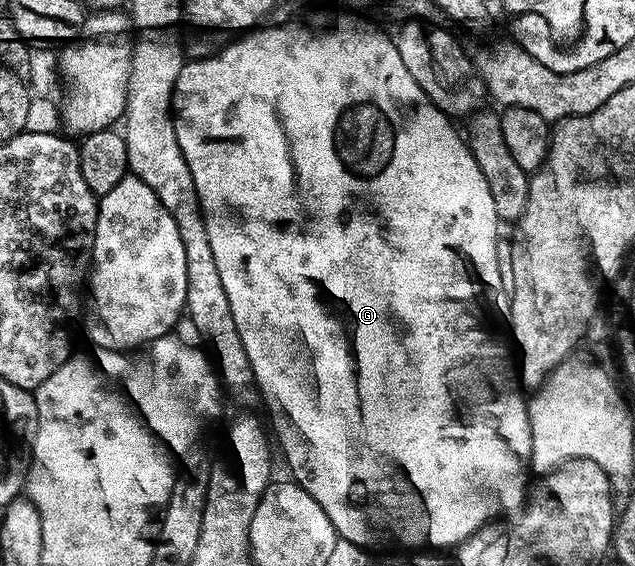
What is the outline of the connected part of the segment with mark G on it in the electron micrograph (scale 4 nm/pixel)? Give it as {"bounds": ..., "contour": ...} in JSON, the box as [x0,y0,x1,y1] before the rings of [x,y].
{"bounds":[174,16,532,550],"contour":[[[338,16],[323,28],[305,28],[302,24],[267,23],[231,39],[226,47],[219,48],[213,56],[194,58],[183,63],[180,78],[174,87],[176,138],[188,162],[188,170],[192,170],[192,182],[196,182],[196,194],[202,207],[204,226],[208,230],[208,243],[212,246],[212,255],[216,257],[216,267],[220,273],[220,283],[224,285],[224,294],[228,294],[228,306],[232,306],[232,319],[236,322],[236,330],[240,330],[240,342],[244,342],[244,354],[248,354],[257,391],[266,399],[266,408],[270,411],[270,420],[274,423],[275,430],[278,431],[278,440],[282,443],[282,452],[286,455],[286,464],[291,472],[289,475],[294,483],[308,490],[308,494],[312,494],[316,502],[320,502],[324,514],[328,514],[335,532],[341,539],[356,543],[365,550],[377,549],[377,544],[395,544],[398,547],[395,549],[398,550],[446,550],[442,548],[450,547],[453,549],[463,544],[472,533],[483,528],[485,524],[517,512],[528,499],[526,472],[528,473],[530,468],[532,454],[532,426],[528,422],[526,409],[528,400],[520,387],[520,380],[512,363],[512,344],[508,339],[510,297],[504,292],[503,283],[500,282],[500,266],[496,263],[500,221],[496,214],[496,206],[492,203],[492,190],[488,190],[488,181],[484,179],[480,166],[476,166],[476,158],[470,153],[470,146],[466,143],[463,133],[459,129],[458,132],[454,129],[455,121],[445,112],[441,112],[430,101],[428,94],[424,94],[424,90],[420,90],[416,78],[412,78],[408,71],[408,66],[404,66],[404,58],[400,58],[397,43],[391,37],[389,40],[380,29],[373,28],[372,25],[357,20],[362,18],[354,16]]]}

